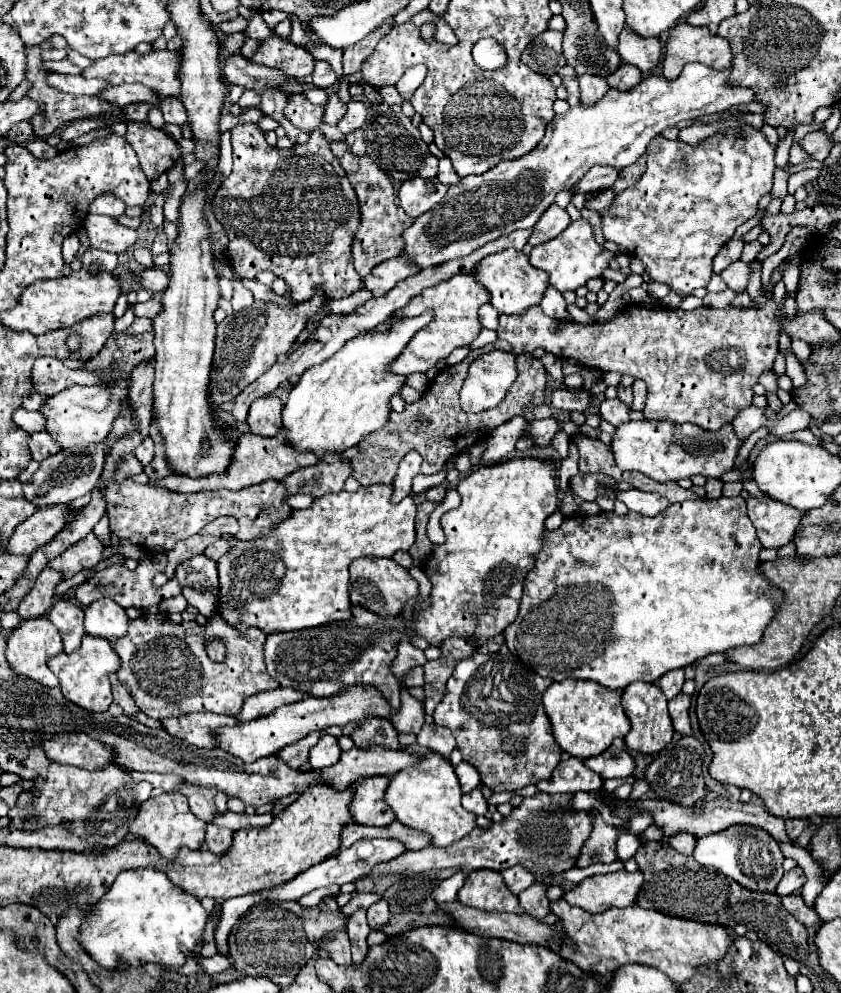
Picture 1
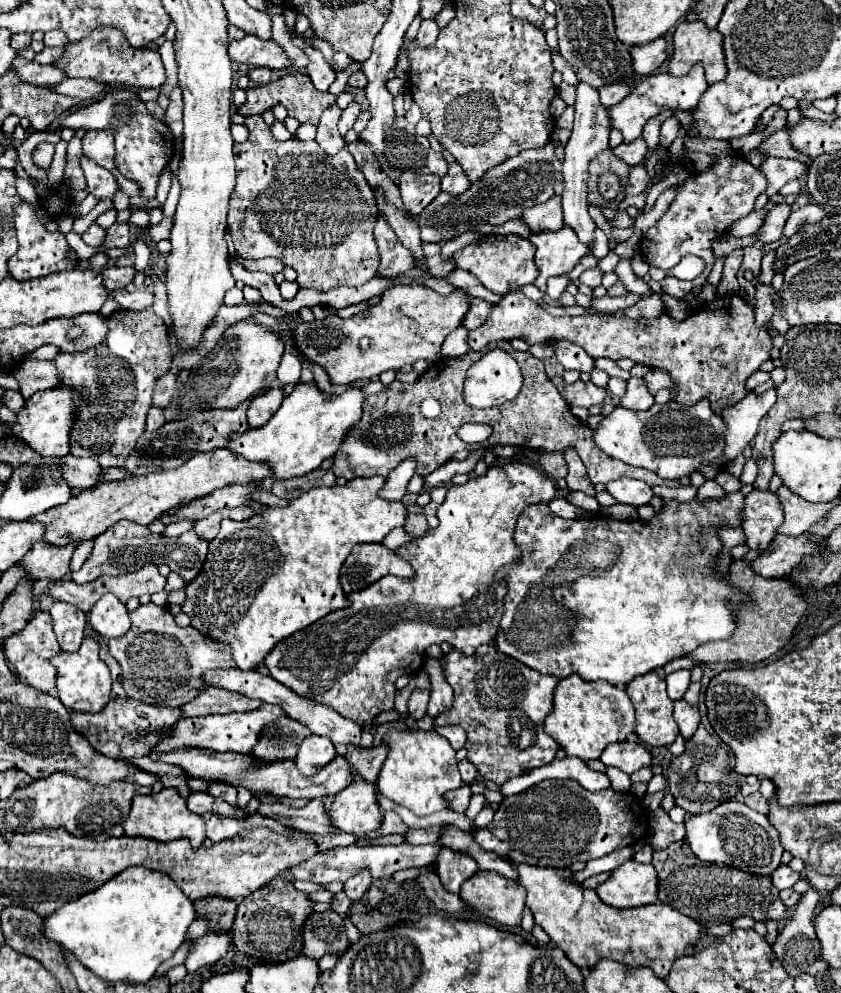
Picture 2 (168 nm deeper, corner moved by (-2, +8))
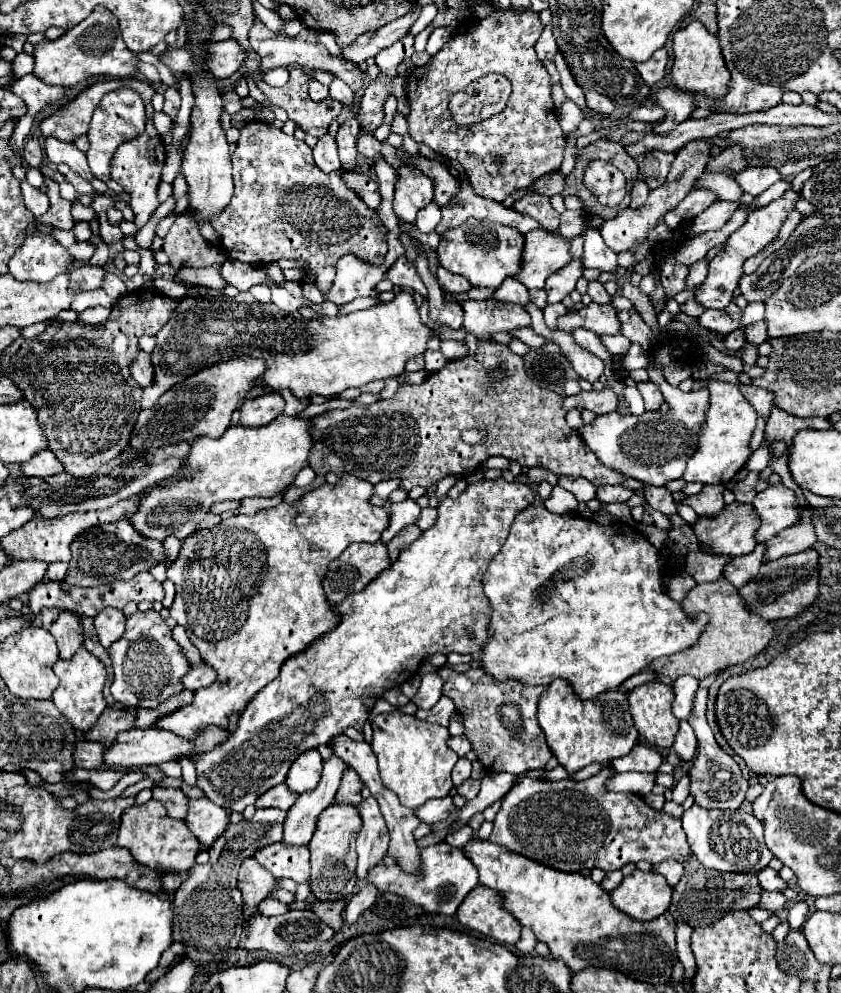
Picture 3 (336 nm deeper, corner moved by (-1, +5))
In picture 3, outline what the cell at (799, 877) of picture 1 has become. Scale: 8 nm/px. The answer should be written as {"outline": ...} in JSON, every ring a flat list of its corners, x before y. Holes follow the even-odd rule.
{"outline":[[771,867,761,869,761,871,757,873,757,879,759,879,761,889,765,889,765,891,781,891,781,889,787,887,787,883,785,883,785,881,779,877,779,873,777,873,775,869,771,869]]}

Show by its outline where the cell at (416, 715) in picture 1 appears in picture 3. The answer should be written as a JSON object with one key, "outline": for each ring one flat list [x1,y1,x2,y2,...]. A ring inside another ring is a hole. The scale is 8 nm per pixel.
{"outline":[[429,673,423,677,421,681,421,687,417,691,417,695,413,697,413,703,419,707,419,709,431,709,439,697,441,697,441,677,437,673]]}

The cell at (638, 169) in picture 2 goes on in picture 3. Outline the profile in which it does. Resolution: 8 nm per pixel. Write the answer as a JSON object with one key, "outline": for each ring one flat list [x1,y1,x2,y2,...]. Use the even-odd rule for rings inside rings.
{"outline":[[637,181,637,183,633,185,633,189,631,189,631,203,629,203,629,207,631,207,631,209,641,207,641,205,645,203,647,195,649,195,647,183,645,183,645,181]]}

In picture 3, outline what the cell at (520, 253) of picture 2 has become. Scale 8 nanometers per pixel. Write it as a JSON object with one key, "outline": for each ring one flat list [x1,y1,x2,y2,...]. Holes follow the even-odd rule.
{"outline":[[469,217,459,227,447,229,441,235,437,257,443,269,463,275,473,287,493,287,497,289,505,277,513,277,521,265,523,235,515,227,505,227,491,221,479,221]]}

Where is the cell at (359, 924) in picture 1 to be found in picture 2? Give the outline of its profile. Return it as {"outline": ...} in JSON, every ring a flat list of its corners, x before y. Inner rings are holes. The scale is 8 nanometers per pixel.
{"outline":[[362,870,360,874,356,874,356,878,350,878,344,884,344,892,348,894,350,902,360,902,360,900,364,900,364,894,368,892,370,884,372,884,372,878,370,878,368,870]]}

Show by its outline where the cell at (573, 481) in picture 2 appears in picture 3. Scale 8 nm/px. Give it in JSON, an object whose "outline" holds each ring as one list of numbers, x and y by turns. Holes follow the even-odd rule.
{"outline":[[561,475,561,477,559,477,559,485,561,485,563,489,567,489,569,493,573,493,577,501,591,501,591,499,595,497,595,487,593,487,589,481,581,479,581,477]]}

